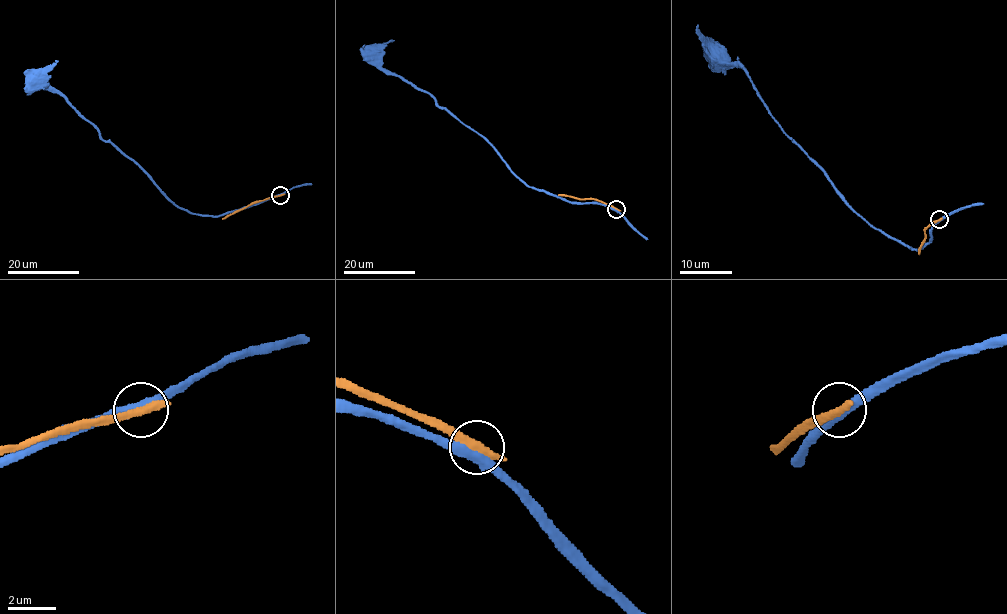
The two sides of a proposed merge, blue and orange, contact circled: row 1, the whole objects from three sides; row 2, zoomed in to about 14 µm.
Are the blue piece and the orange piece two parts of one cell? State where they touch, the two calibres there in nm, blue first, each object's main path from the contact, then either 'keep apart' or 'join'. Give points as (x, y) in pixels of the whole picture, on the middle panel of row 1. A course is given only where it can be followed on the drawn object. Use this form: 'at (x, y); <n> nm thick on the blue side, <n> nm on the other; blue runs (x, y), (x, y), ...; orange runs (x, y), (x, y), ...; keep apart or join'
at (616, 209); 400 nm thick on the blue side, 320 nm on the other; blue runs (616, 209), (597, 203), (573, 203), (533, 189), (482, 137), (442, 109), (428, 93), (389, 74), (372, 57); orange runs (616, 209), (593, 199), (558, 194); keep apart

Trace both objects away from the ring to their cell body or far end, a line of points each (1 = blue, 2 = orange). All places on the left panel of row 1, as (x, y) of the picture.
1: (280, 195), (219, 216), (189, 213), (179, 208), (132, 160), (106, 142), (62, 96), (36, 83)
2: (280, 195), (251, 202), (222, 219)

